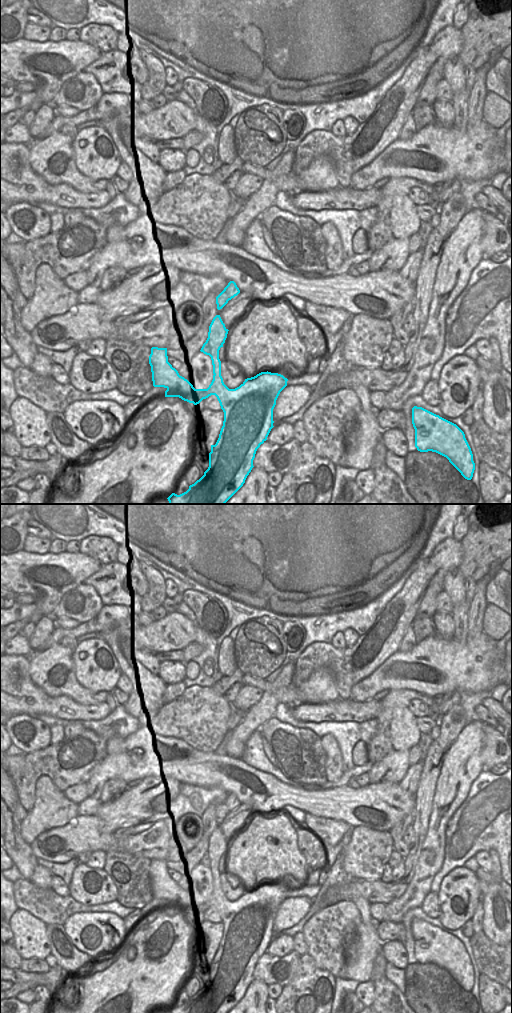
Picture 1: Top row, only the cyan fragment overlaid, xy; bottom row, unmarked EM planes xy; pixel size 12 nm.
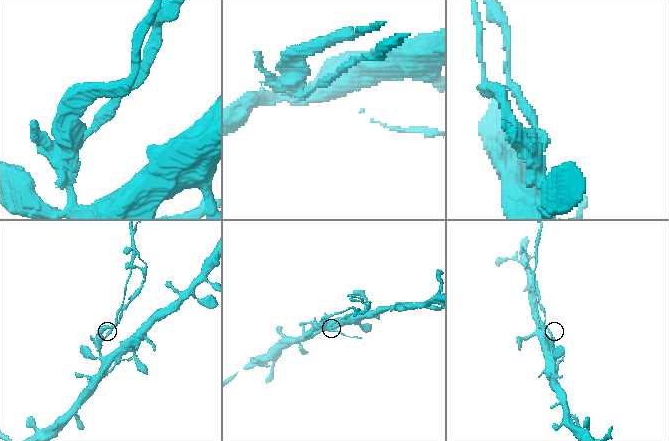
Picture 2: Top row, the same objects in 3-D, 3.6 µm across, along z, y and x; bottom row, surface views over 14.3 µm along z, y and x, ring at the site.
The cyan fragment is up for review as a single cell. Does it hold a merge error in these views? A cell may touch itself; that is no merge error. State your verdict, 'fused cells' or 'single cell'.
fused cells

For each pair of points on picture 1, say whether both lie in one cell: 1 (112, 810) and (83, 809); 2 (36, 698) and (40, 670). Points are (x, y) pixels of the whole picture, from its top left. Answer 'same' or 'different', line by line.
1: different
2: different

